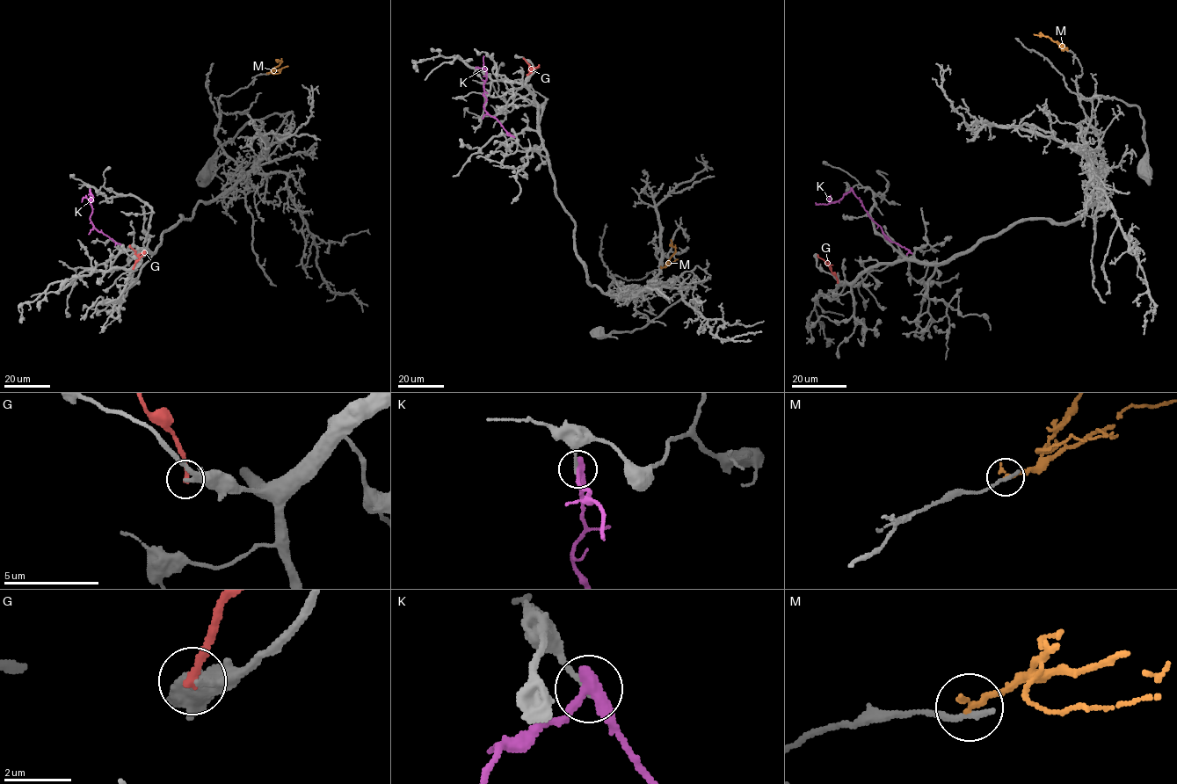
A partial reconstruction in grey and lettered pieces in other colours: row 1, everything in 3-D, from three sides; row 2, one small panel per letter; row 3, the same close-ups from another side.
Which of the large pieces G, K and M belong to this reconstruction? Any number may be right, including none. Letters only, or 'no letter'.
no letter

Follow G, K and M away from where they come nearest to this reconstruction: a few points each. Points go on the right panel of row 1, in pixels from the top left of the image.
G: (838, 282), (831, 268), (817, 254)
K: (851, 190), (886, 237), (911, 253)
M: (1067, 50), (1048, 36), (1034, 34)

